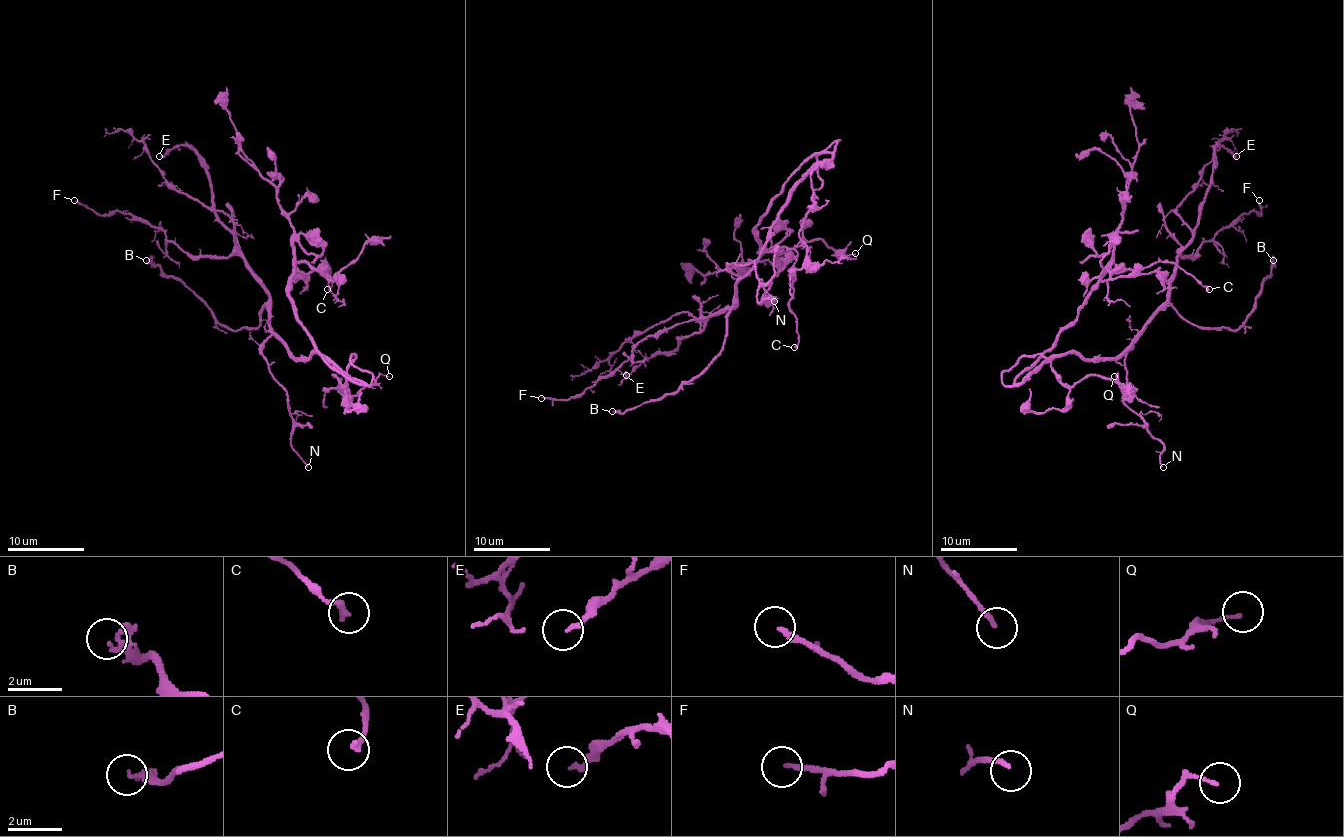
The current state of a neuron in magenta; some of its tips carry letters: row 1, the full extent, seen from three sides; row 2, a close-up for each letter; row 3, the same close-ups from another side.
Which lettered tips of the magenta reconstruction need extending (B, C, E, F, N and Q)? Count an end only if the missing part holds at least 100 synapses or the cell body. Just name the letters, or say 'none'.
B

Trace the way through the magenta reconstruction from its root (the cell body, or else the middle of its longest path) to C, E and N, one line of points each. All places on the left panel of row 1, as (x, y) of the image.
C: (329, 359), (366, 382), (317, 353), (289, 295), (292, 268), (308, 262), (329, 279), (325, 262), (327, 289)
E: (329, 359), (321, 353), (296, 359), (271, 328), (269, 293), (215, 212), (205, 164), (186, 146), (159, 156)
N: (329, 359), (321, 353), (296, 359), (273, 335), (261, 351), (271, 376), (287, 395), (292, 449), (308, 467)

